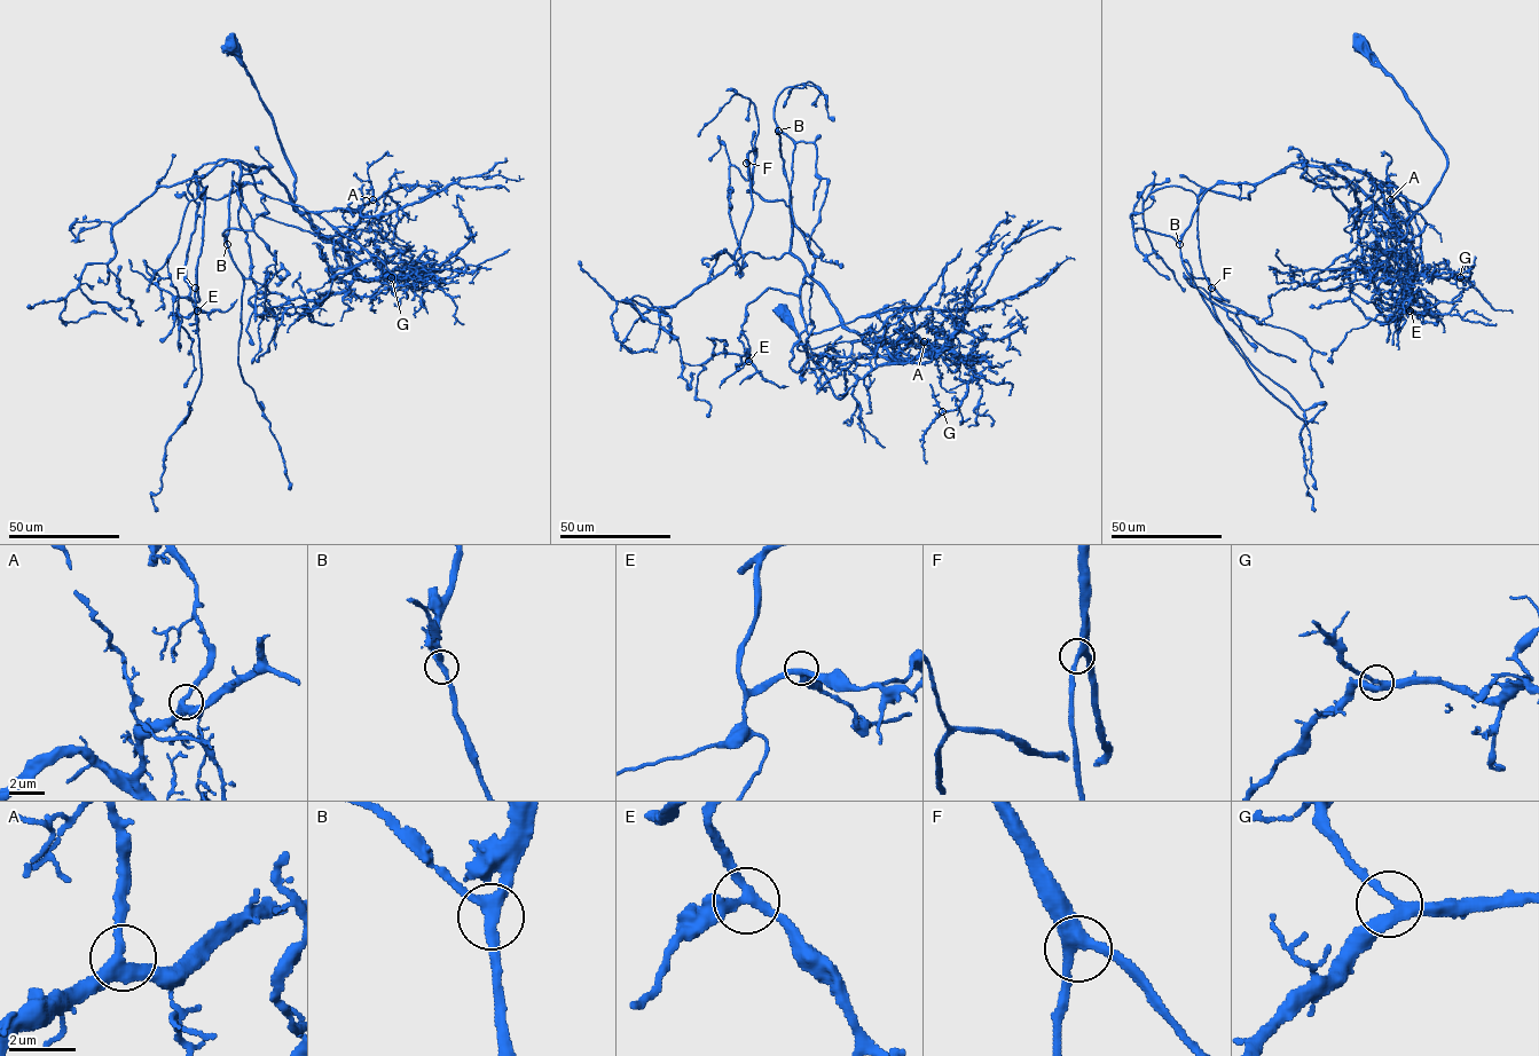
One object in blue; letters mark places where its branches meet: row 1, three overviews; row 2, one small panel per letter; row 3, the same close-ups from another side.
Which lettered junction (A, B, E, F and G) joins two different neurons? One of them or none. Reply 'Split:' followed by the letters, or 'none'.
Split: none

